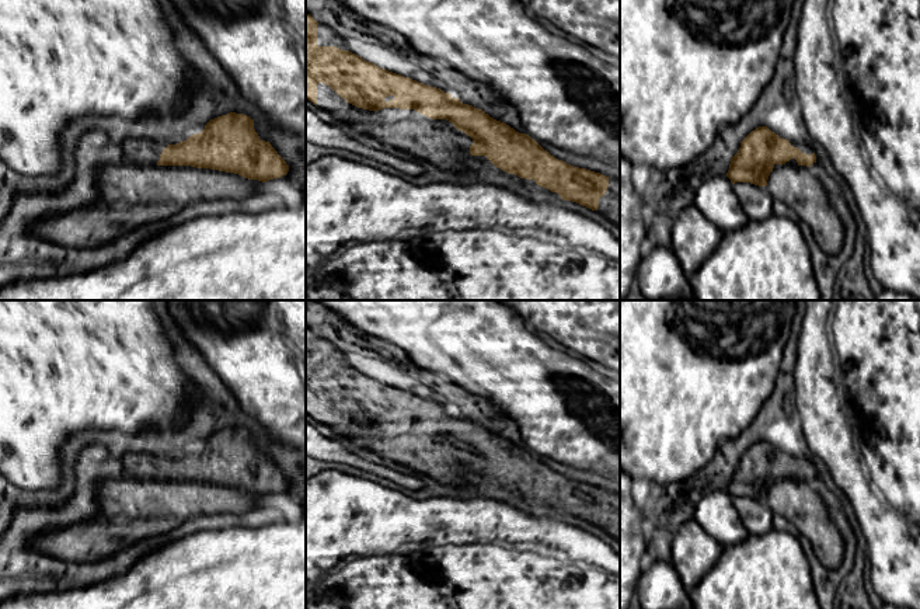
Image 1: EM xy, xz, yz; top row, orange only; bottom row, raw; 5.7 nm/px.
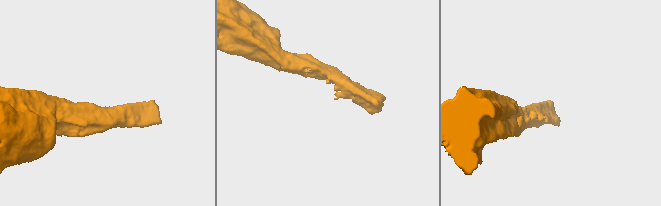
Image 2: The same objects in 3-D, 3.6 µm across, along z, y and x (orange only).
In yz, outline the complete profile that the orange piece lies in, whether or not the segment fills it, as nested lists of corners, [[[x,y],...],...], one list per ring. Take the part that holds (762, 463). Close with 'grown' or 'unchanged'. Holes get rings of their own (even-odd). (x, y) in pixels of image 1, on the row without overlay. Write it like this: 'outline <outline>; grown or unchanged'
outline [[[759,441],[740,456],[738,467],[731,473],[726,491],[732,498],[750,497],[766,501],[774,481],[783,478],[811,481],[813,477],[816,470],[809,460],[790,456],[767,441]]]; grown

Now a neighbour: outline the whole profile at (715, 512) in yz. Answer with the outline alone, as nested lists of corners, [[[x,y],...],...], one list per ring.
[[[722,488],[705,494],[697,504],[693,518],[722,547],[740,543],[749,536],[733,498]]]

